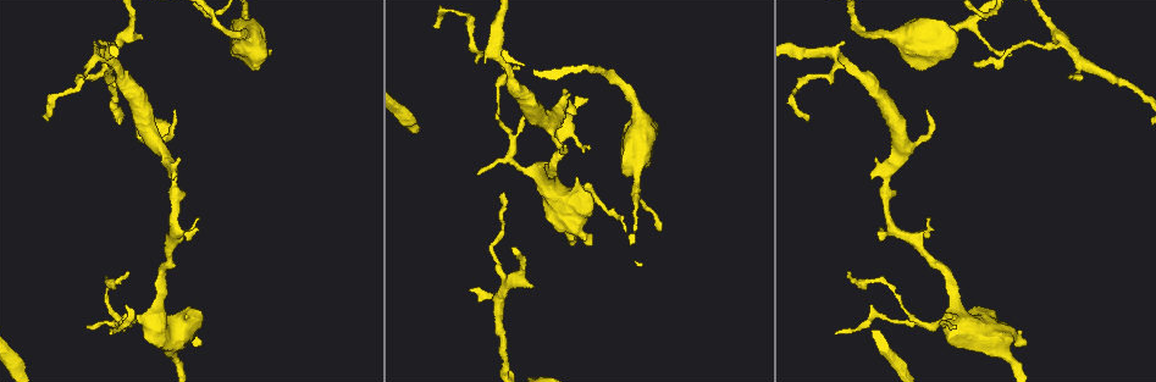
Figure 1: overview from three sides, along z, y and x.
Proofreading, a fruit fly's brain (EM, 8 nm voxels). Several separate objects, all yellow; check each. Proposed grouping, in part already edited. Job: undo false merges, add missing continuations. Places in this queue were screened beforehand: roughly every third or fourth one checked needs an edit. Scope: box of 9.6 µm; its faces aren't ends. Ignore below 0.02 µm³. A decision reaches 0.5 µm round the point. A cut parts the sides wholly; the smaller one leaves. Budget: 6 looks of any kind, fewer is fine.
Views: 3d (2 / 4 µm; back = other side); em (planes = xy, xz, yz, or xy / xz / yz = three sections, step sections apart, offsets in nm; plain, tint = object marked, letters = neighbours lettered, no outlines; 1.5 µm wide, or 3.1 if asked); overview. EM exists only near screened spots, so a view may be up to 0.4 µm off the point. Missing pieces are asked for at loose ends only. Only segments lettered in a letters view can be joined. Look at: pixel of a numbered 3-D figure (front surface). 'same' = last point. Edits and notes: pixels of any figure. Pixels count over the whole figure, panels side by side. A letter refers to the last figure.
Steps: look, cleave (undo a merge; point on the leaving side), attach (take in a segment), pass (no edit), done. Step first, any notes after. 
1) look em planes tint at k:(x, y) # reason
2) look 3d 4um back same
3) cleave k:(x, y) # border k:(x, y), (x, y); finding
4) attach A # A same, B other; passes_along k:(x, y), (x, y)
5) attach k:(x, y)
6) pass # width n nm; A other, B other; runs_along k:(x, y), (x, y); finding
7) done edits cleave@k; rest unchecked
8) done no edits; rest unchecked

look 3d 4um at 1:(633, 191) # sudden change in width

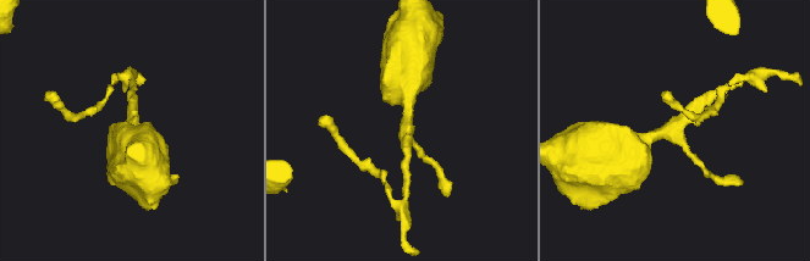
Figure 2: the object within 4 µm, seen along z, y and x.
look em planes letters at 2:(408, 132)

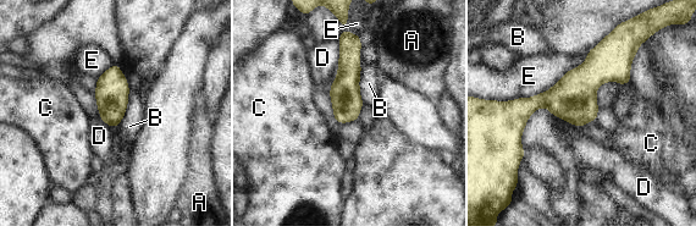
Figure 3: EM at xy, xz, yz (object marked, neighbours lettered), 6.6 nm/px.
pass # A other, B other, C other, D other, E other; runs_along 3:(635, 44), (565, 99), (512, 108); continuous, no second cell

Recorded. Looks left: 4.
look em planes letters at 1:(120, 324) # three-way junction

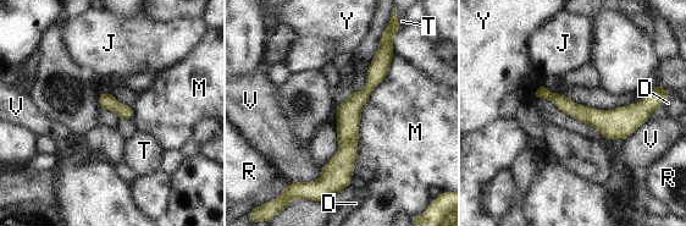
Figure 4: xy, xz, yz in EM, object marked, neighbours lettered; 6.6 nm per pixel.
pass # width 180 nm; D other, J other, M other, R other, T other, V other, Y other; all the same cell

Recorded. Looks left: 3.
look 3d 2um at 1:(519, 68) # an open end

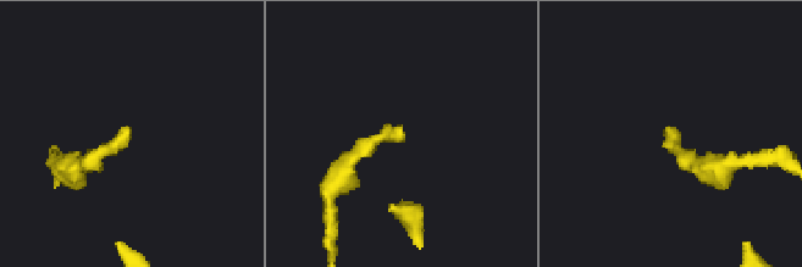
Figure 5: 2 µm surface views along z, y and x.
look em planes letters at 5:(400, 130)

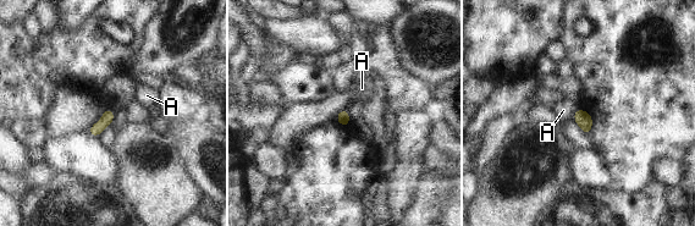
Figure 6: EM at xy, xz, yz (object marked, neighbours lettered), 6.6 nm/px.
pass # width 80 nm; A other; border 6:(577, 109), (572, 116); no lettered segment goes on from it

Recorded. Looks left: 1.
done no edits; rest unchecked

